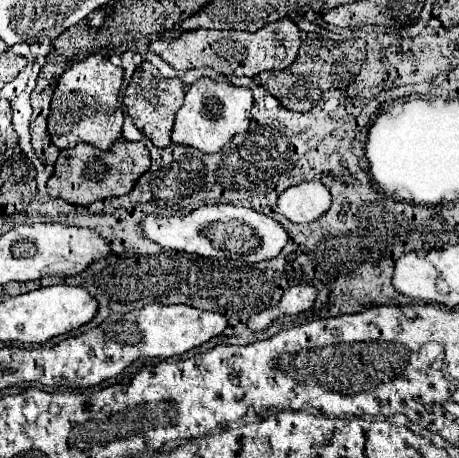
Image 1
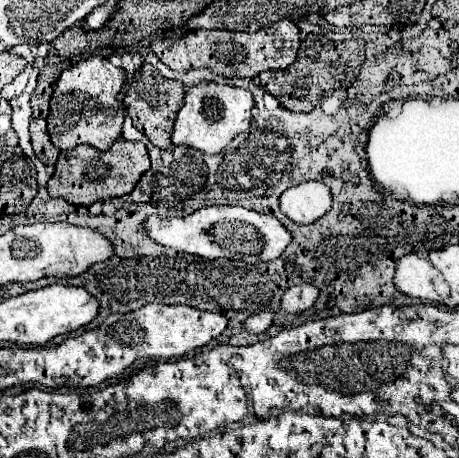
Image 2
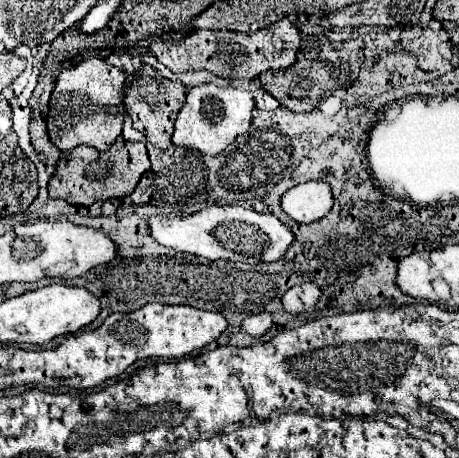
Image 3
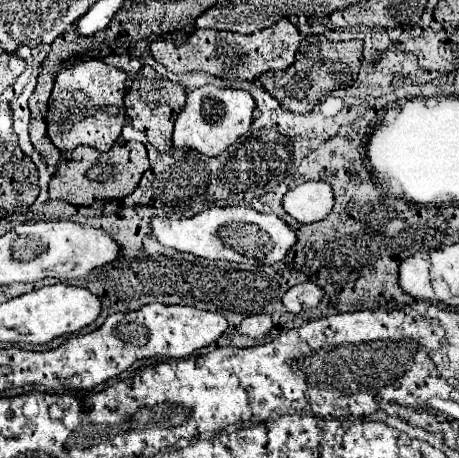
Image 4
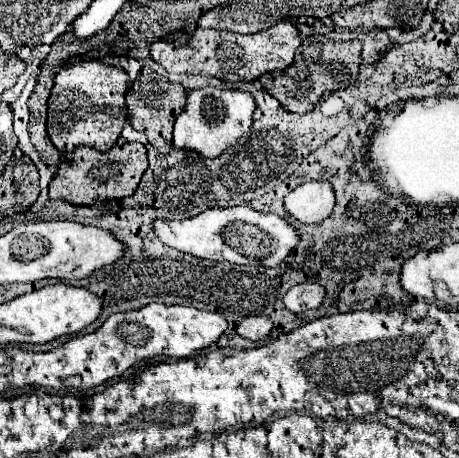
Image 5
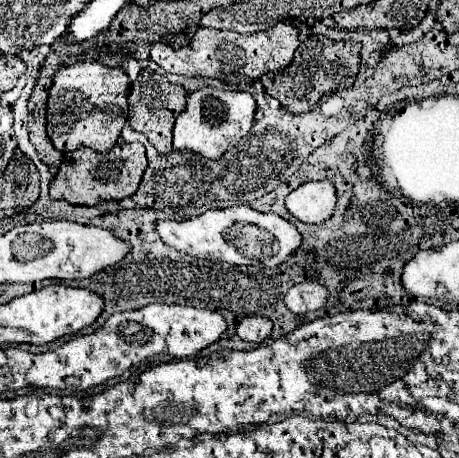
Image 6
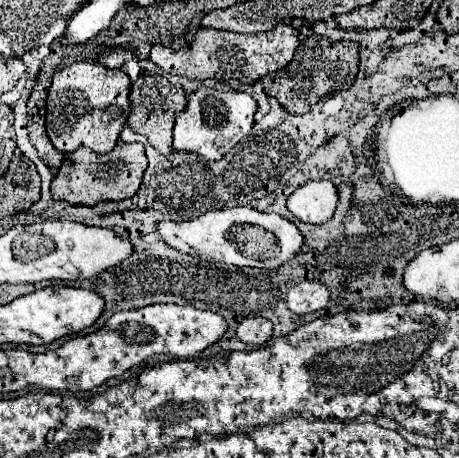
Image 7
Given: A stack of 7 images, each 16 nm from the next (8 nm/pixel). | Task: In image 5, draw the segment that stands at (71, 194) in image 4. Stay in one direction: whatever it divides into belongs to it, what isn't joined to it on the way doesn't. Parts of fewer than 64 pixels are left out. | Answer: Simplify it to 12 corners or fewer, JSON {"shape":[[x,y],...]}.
{"shape":[[146,148],[62,154],[50,198],[122,200],[148,170]]}

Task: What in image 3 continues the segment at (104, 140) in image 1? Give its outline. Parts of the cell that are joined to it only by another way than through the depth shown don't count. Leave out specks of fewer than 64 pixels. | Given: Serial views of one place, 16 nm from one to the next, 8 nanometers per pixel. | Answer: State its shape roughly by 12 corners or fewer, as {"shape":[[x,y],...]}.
{"shape":[[92,56],[62,70],[52,144],[108,150],[122,134],[124,70]]}

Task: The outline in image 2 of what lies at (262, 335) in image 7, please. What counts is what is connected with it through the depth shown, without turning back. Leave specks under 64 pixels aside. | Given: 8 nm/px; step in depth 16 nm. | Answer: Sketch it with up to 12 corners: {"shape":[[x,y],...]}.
{"shape":[[270,310],[246,320],[252,334],[260,334],[270,326]]}

